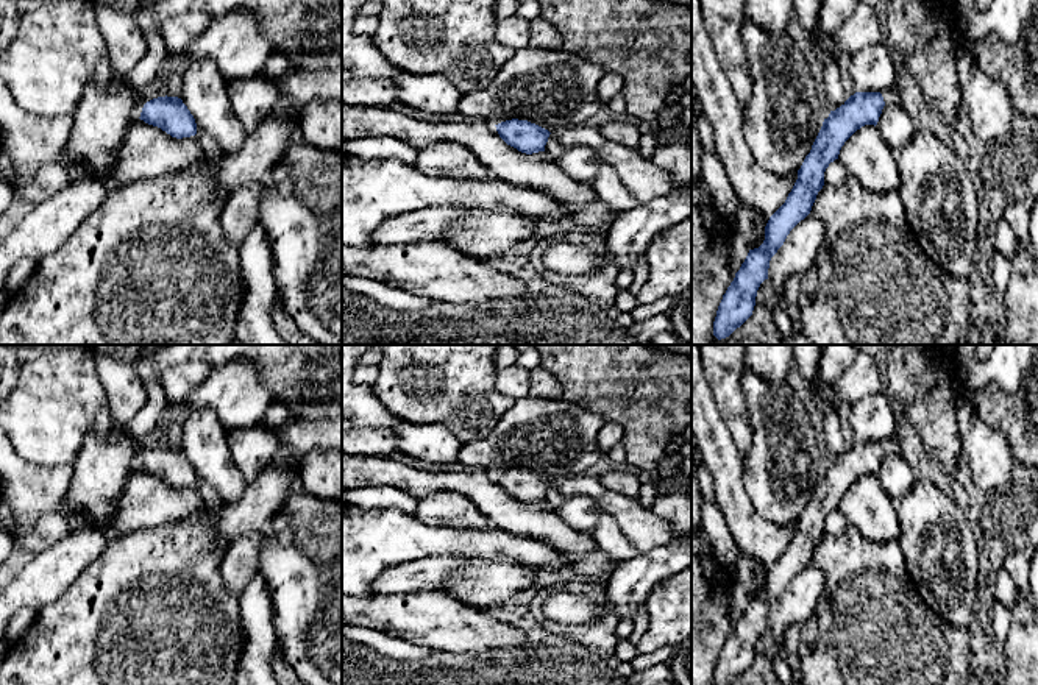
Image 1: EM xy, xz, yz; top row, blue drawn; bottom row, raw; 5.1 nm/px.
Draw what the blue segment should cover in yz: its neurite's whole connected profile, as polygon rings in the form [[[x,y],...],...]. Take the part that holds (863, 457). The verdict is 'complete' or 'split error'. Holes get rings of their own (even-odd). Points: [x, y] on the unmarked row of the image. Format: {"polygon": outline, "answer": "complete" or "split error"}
{"polygon": [[[893,438],[882,443],[855,442],[824,468],[810,502],[798,520],[791,541],[765,576],[763,593],[749,599],[723,644],[713,671],[713,685],[731,685],[752,665],[757,640],[768,629],[770,610],[790,580],[810,563],[816,545],[824,535],[826,518],[838,509],[841,496],[857,479],[865,474],[877,474],[887,453],[902,456],[901,446]]], "answer": "split error"}

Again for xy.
{"polygon": [[[165,445],[147,451],[139,468],[176,488],[197,484],[195,468],[178,446]]], "answer": "complete"}

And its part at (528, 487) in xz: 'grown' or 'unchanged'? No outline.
unchanged

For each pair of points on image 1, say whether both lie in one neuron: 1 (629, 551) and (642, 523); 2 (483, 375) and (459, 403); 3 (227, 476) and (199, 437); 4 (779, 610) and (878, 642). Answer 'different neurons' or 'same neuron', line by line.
1: different neurons
2: same neuron
3: same neuron
4: different neurons

